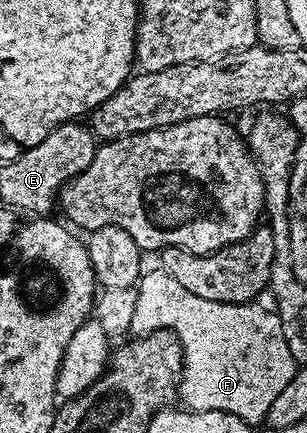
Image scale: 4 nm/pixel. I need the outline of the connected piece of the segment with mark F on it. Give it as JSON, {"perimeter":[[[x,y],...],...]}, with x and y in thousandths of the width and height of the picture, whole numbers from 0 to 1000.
{"perimeter":[[[505,617],[495,630],[469,628],[446,651],[446,709],[433,709],[427,769],[476,774],[511,767],[515,760],[544,760],[570,771],[596,808],[596,859],[583,875],[577,917],[586,928],[596,924],[609,933],[599,938],[619,952],[720,949],[782,963],[805,958],[805,931],[837,931],[844,903],[824,889],[824,834],[805,829],[811,815],[824,815],[818,806],[850,801],[850,778],[896,778],[896,764],[922,769],[922,760],[902,760],[902,744],[915,739],[912,725],[840,714],[837,704],[739,704],[733,697],[642,688],[625,674],[603,672],[577,647],[534,630],[524,619]]]}

